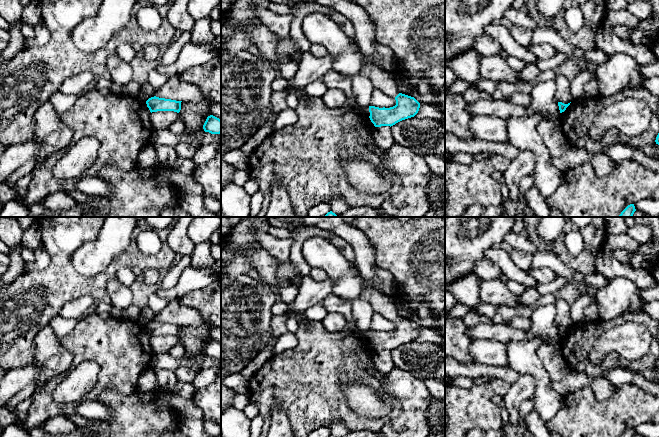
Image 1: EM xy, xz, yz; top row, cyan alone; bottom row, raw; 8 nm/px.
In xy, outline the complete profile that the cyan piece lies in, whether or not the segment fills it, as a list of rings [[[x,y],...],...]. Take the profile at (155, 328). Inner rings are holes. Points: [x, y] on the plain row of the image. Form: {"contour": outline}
{"contour": [[[151,321],[146,325],[147,331],[150,336],[157,335],[174,335],[179,337],[181,334],[181,326],[171,323],[159,322],[159,321]]]}

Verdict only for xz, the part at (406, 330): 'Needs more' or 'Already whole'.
Needs more

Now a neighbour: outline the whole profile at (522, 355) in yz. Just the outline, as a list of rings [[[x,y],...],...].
[[[557,303],[541,305],[535,308],[532,313],[532,326],[529,332],[534,336],[531,340],[510,341],[505,343],[507,346],[508,366],[520,375],[530,375],[535,381],[535,392],[531,398],[533,410],[540,418],[546,422],[553,419],[558,413],[563,396],[557,393],[552,387],[552,380],[537,355],[540,345],[551,344],[560,339],[558,326],[556,325]]]

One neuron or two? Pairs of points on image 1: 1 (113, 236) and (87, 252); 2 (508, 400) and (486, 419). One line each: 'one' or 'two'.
1: one
2: two

